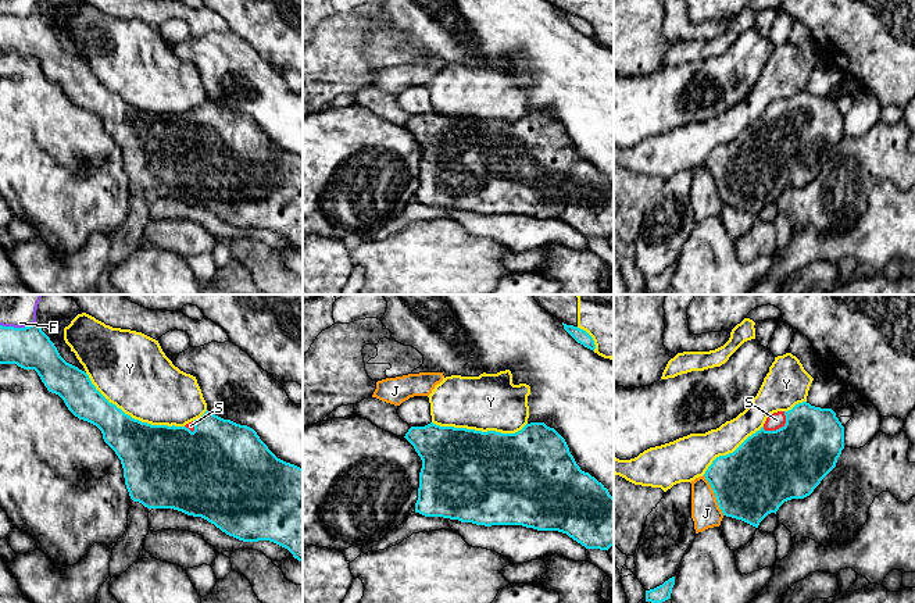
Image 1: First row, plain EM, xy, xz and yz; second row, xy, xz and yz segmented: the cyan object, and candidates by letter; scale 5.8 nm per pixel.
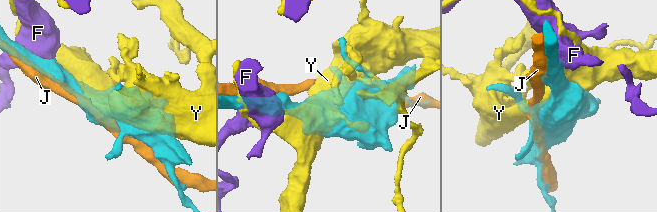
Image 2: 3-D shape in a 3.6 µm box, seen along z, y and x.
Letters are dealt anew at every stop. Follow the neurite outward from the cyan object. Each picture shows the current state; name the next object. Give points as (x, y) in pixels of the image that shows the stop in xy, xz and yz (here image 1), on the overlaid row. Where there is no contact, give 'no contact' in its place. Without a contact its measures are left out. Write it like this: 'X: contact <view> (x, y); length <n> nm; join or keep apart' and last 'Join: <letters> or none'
F: contact xy (17, 328); length 200 nm; keep apart
J: contact yz (715, 495); length 260 nm; keep apart
S: contact yz (779, 428); length 170 nm; join
Y: contact xy (131, 417); length 650 nm; keep apart
Join: S

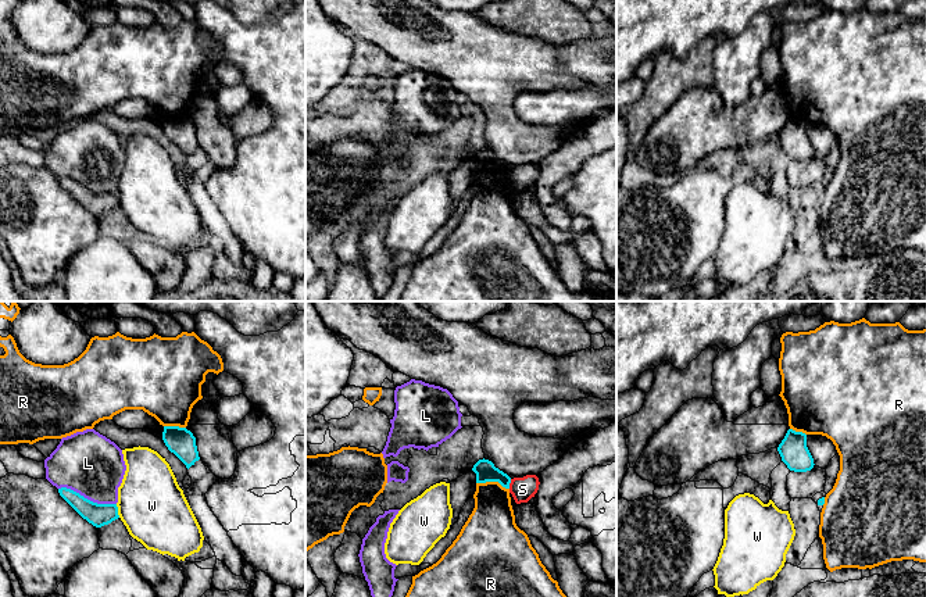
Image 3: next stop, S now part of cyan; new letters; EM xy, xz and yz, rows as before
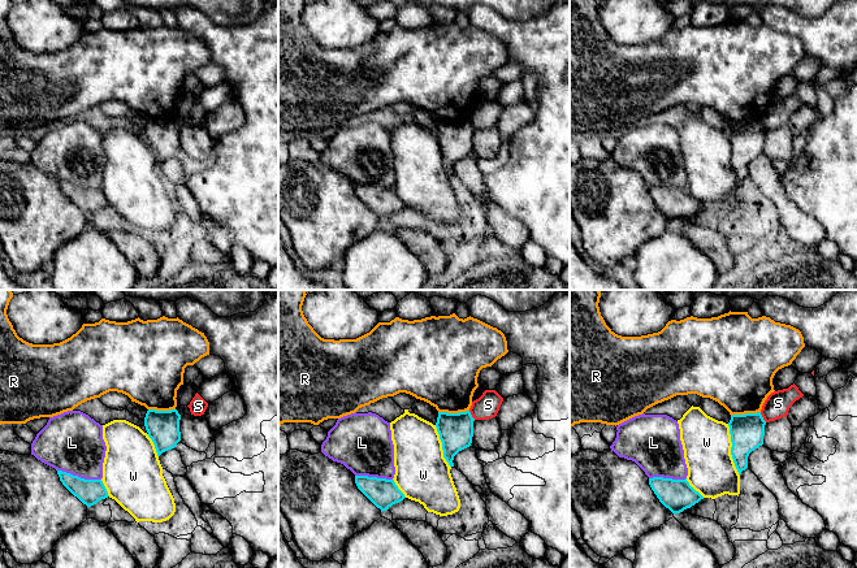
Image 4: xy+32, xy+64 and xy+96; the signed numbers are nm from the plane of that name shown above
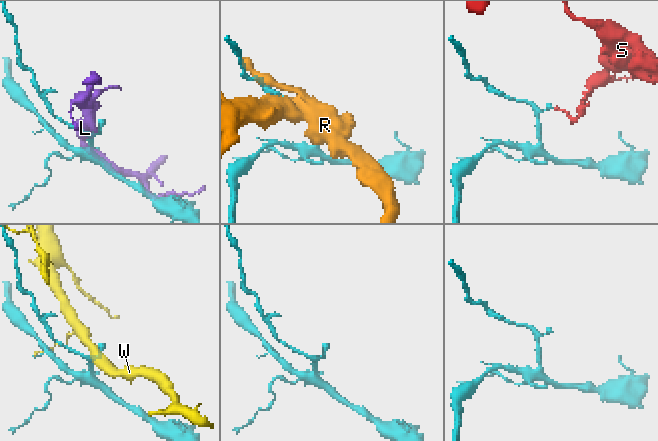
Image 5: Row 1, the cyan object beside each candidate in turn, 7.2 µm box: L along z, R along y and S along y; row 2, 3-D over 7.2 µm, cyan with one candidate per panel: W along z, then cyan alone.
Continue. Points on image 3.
L: contact xy (86, 499); length 340 nm; keep apart
R: contact xz (493, 481); length 200 nm; keep apart
S: contact xz (510, 482); length 60 nm; keep apart
W: contact xy (117, 511); length 80 nm; keep apart
Join: none

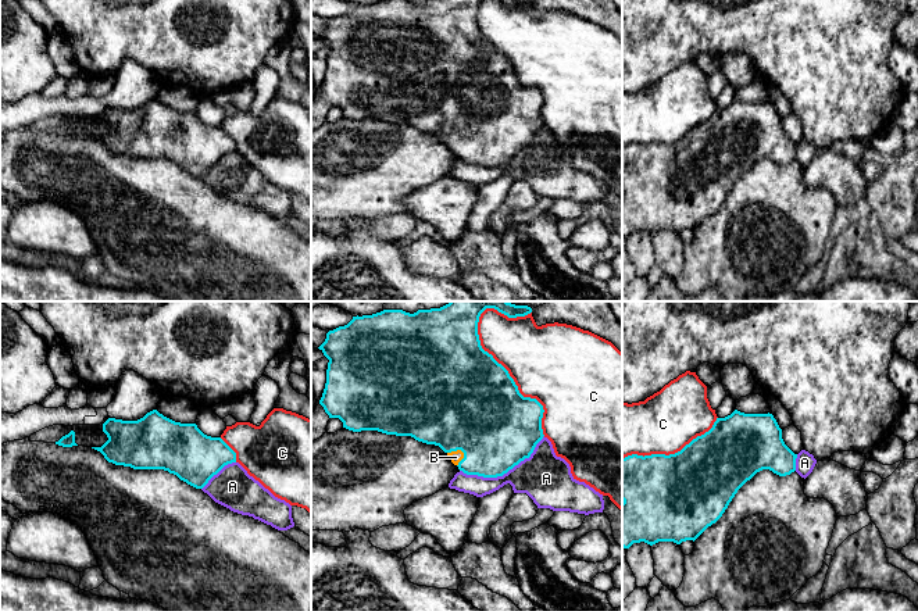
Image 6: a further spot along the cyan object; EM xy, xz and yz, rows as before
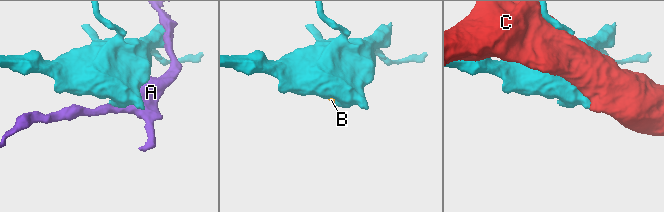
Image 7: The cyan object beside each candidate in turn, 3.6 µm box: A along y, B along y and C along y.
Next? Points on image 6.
A: contact xz (504, 472); length 550 nm; keep apart
B: contact xz (461, 450); length 110 nm; join
C: contact xz (508, 375); length 800 nm; keep apart
Join: B

